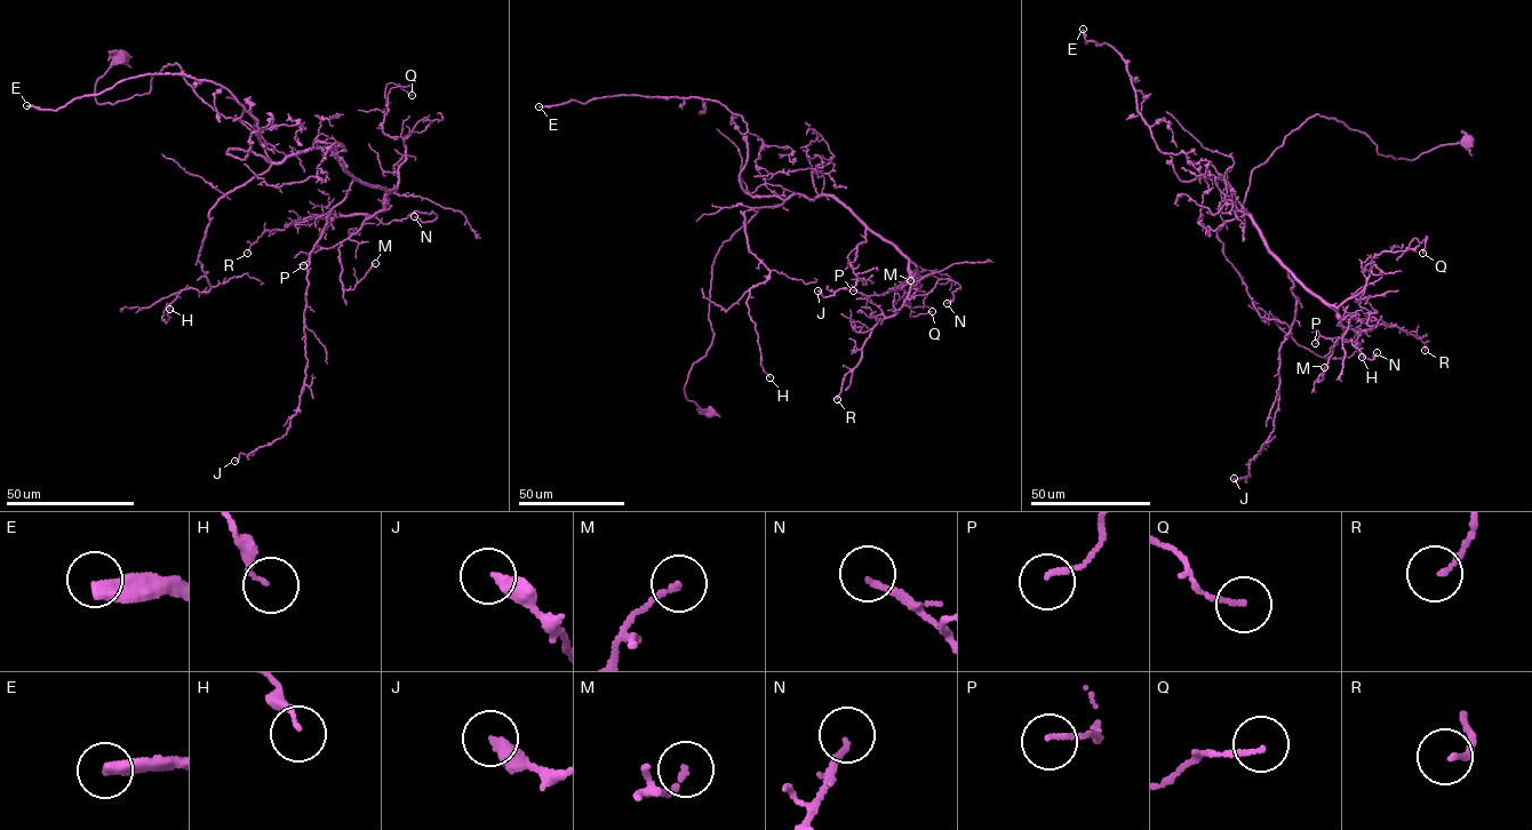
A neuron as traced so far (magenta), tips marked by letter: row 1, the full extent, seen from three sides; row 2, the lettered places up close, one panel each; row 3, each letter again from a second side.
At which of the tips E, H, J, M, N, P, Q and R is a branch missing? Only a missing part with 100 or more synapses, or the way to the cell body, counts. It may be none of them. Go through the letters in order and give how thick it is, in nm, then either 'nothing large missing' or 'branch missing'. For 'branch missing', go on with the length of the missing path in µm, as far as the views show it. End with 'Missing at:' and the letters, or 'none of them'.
E: 400 nm | branch missing | 300 µm
H: 130 nm | nothing large missing
J: 360 nm | nothing large missing
M: 150 nm | nothing large missing
N: 160 nm | nothing large missing
P: 110 nm | nothing large missing
Q: 120 nm | nothing large missing
R: 130 nm | nothing large missing
Missing at: E

